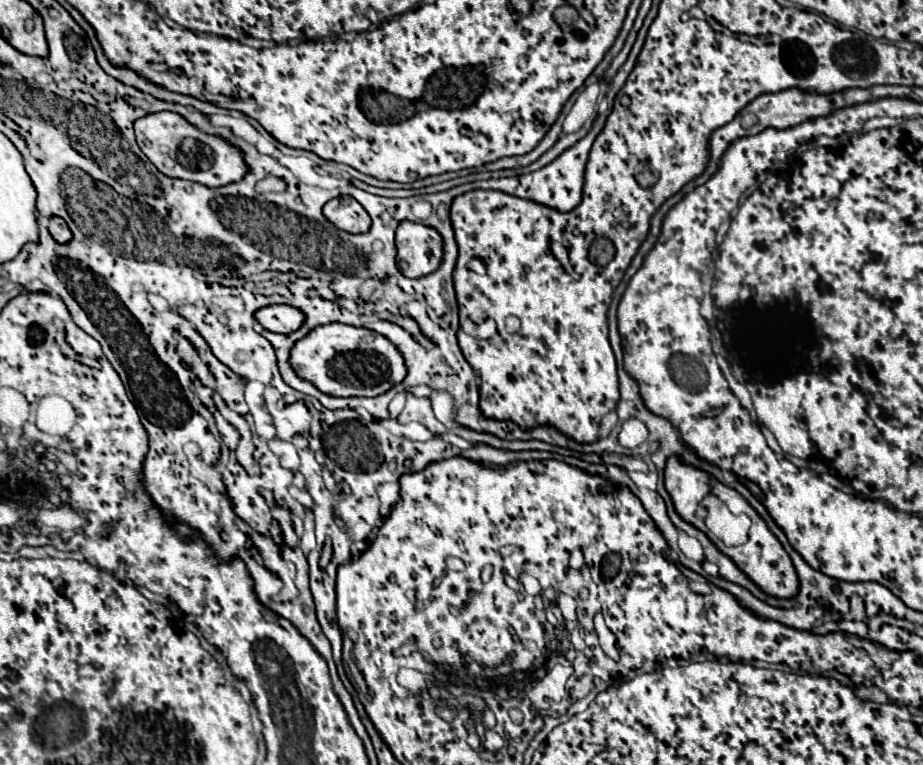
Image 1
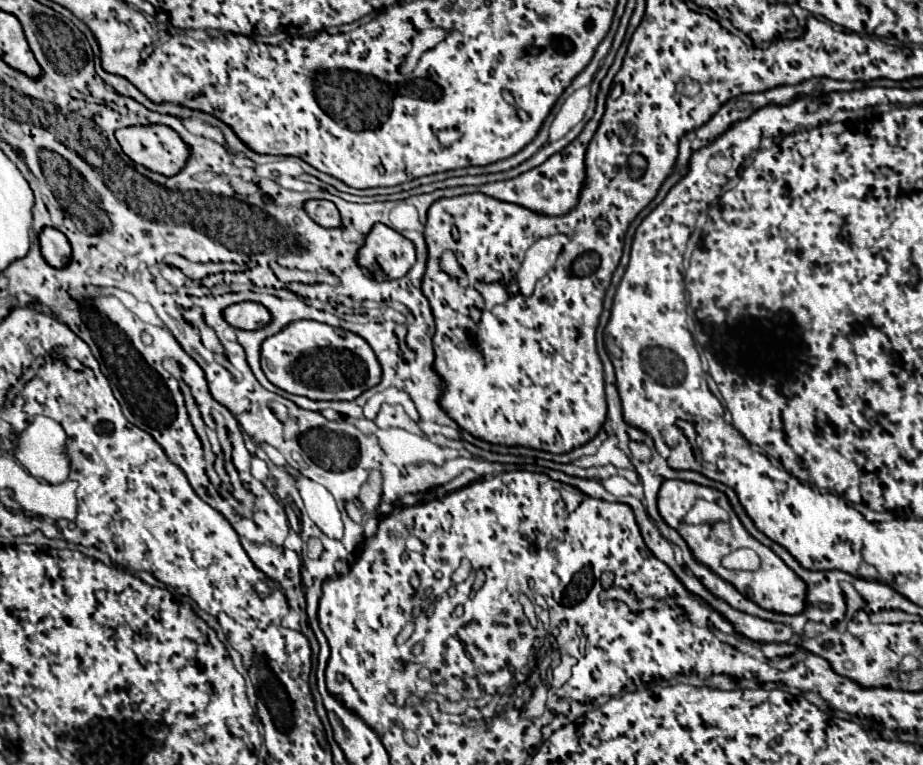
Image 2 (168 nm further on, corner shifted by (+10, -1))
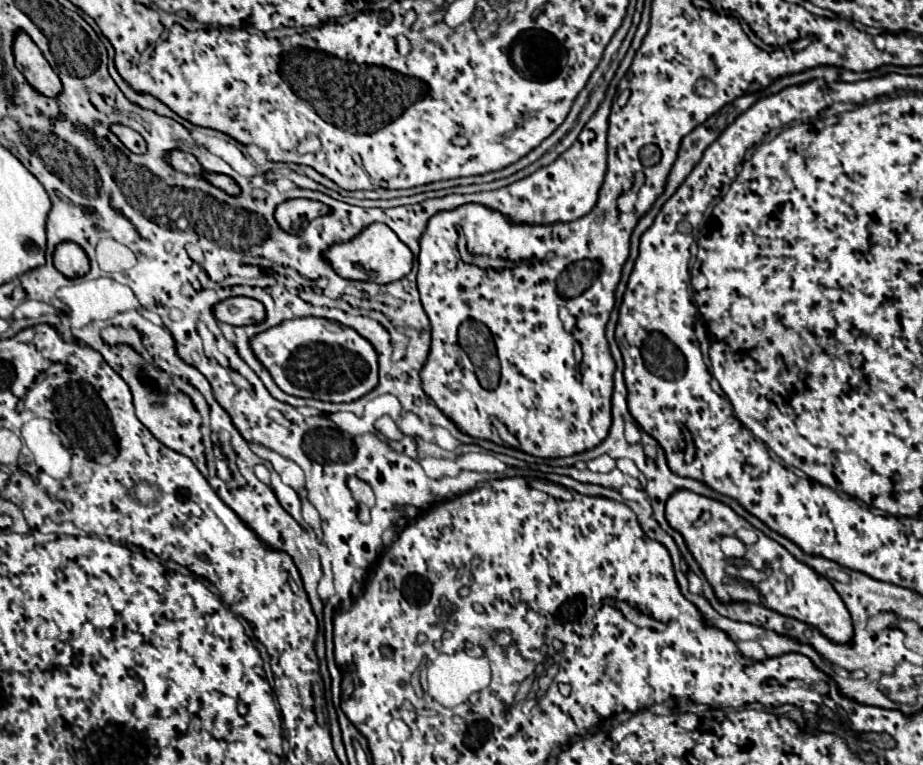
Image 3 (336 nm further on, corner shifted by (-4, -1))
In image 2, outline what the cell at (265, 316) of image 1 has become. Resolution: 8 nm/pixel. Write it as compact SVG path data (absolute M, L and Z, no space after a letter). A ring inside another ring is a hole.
M246 301L230 305L224 311L224 319L236 329L258 329L270 323L270 311L266 311L266 307L262 307L260 303Z

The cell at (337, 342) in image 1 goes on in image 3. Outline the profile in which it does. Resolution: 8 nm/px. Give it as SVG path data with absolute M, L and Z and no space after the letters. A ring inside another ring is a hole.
M322 317L282 321L250 339L256 359L268 369L274 383L288 395L320 401L354 401L378 385L378 357L374 347L354 329Z

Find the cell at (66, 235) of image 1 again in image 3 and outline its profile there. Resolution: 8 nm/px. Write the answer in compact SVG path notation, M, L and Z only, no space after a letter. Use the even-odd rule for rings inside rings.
M60 243L54 251L54 267L68 279L76 279L88 273L90 263L86 253L76 243Z

